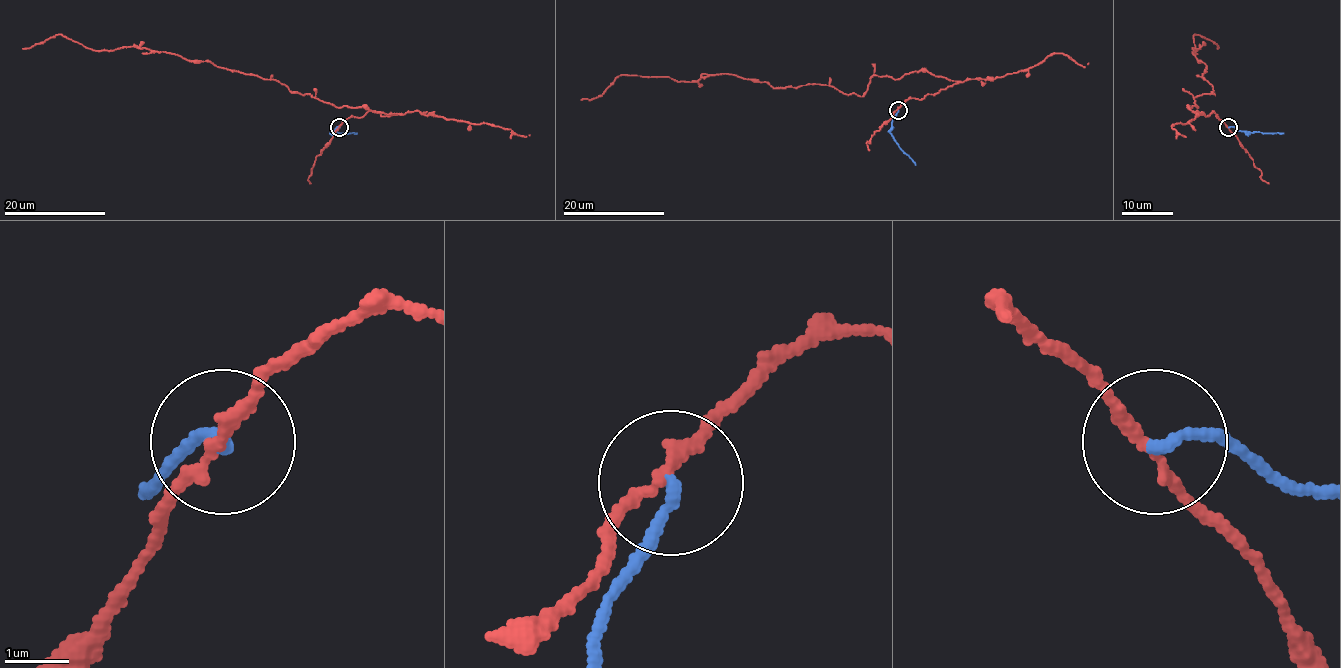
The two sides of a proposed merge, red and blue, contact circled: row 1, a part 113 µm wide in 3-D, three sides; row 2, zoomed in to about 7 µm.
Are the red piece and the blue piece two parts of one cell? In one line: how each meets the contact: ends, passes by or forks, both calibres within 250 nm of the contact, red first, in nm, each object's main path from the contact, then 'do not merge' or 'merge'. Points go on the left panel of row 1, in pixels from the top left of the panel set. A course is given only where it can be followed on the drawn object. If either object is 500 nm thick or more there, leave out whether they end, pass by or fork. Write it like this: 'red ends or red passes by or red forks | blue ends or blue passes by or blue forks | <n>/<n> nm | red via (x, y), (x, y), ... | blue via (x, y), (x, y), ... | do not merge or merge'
red passes by | blue ends | 180/170 nm | red via (339, 127), (371, 110), (397, 114), (336, 106), (275, 80), (144, 48), (92, 50), (57, 34), (22, 49) | blue via (339, 127), (332, 132), (357, 133) | do not merge

